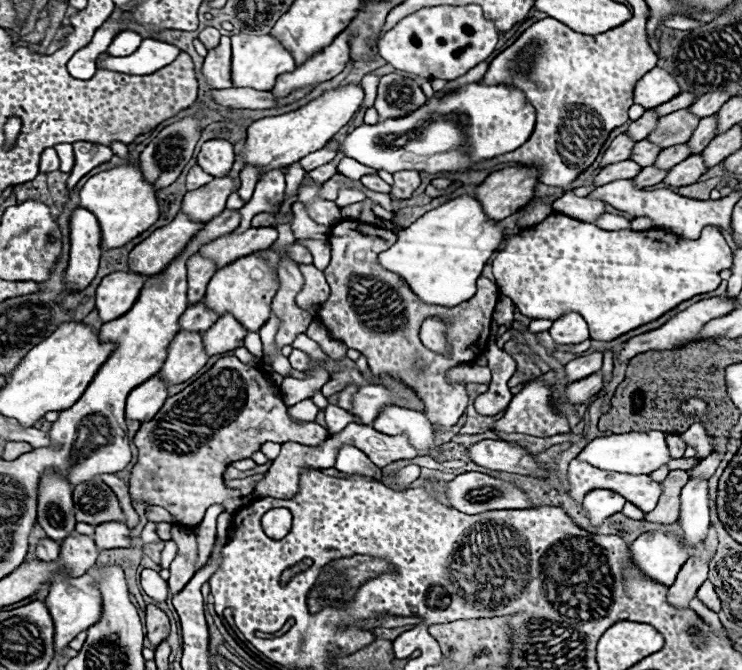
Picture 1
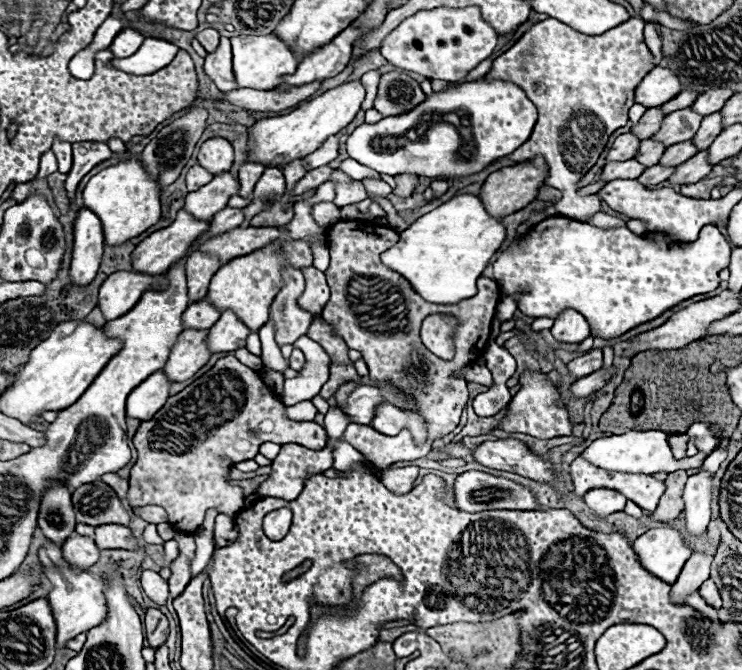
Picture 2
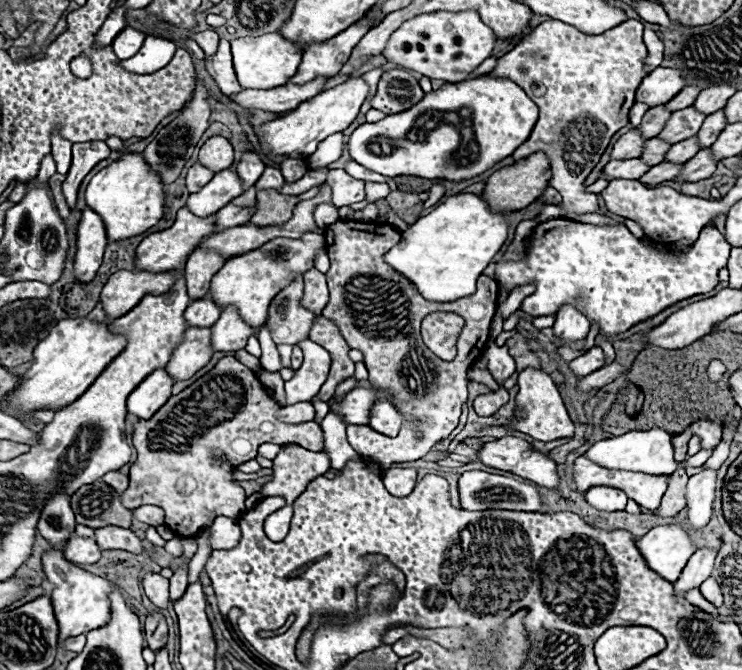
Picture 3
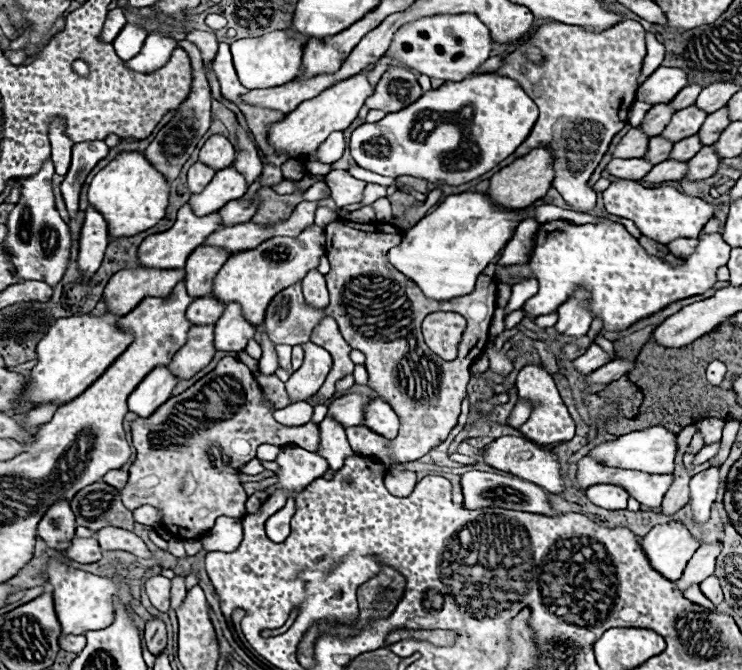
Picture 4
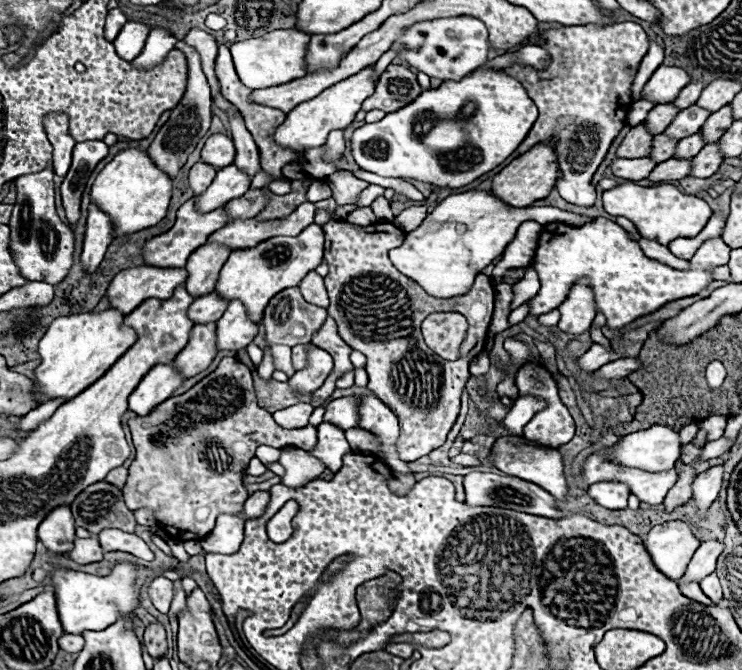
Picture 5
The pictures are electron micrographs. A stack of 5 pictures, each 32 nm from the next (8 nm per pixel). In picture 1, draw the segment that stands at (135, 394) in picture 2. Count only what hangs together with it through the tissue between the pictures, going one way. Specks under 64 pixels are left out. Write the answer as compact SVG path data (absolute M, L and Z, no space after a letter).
M152 376L140 386L136 386L126 398L126 420L150 422L154 414L162 408L166 394L166 382L160 376Z

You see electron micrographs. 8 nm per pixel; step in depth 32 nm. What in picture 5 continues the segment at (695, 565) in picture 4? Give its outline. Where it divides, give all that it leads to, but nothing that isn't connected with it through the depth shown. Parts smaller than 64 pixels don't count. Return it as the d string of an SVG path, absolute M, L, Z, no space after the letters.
M720 540L702 542L700 548L694 552L684 576L680 578L680 584L700 582L702 578L706 578L706 574L712 574L716 570L716 558L720 556L722 548L724 548L724 544Z

